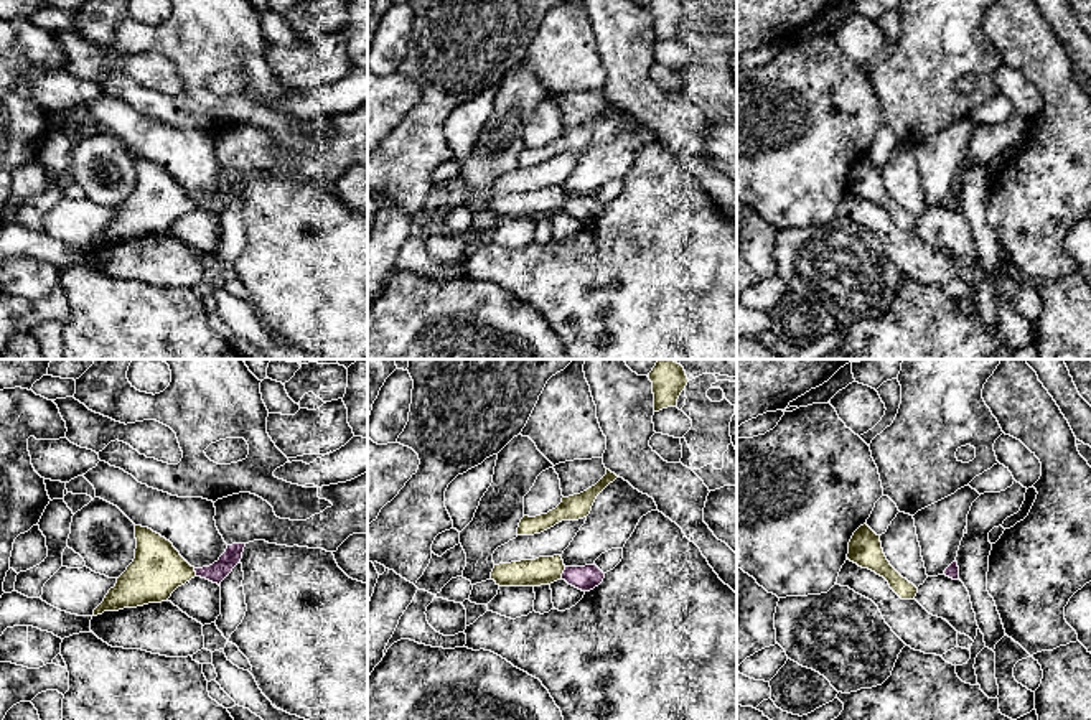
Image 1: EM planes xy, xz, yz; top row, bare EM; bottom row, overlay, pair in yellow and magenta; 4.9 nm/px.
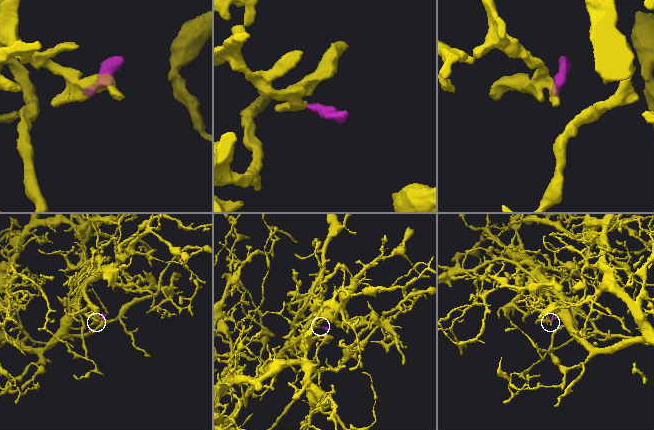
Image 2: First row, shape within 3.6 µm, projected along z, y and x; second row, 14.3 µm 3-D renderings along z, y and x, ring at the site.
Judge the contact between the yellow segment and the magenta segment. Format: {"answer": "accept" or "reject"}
{"answer": "accept"}

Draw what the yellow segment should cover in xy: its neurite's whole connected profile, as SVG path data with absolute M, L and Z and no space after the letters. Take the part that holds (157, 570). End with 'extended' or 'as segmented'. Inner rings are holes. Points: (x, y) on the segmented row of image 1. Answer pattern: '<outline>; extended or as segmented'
M135 526L135 559L117 578L92 616L104 611L137 608L166 601L171 593L194 577L213 583L221 582L241 562L246 544L227 545L226 552L209 567L191 567L170 540L148 527Z; extended

